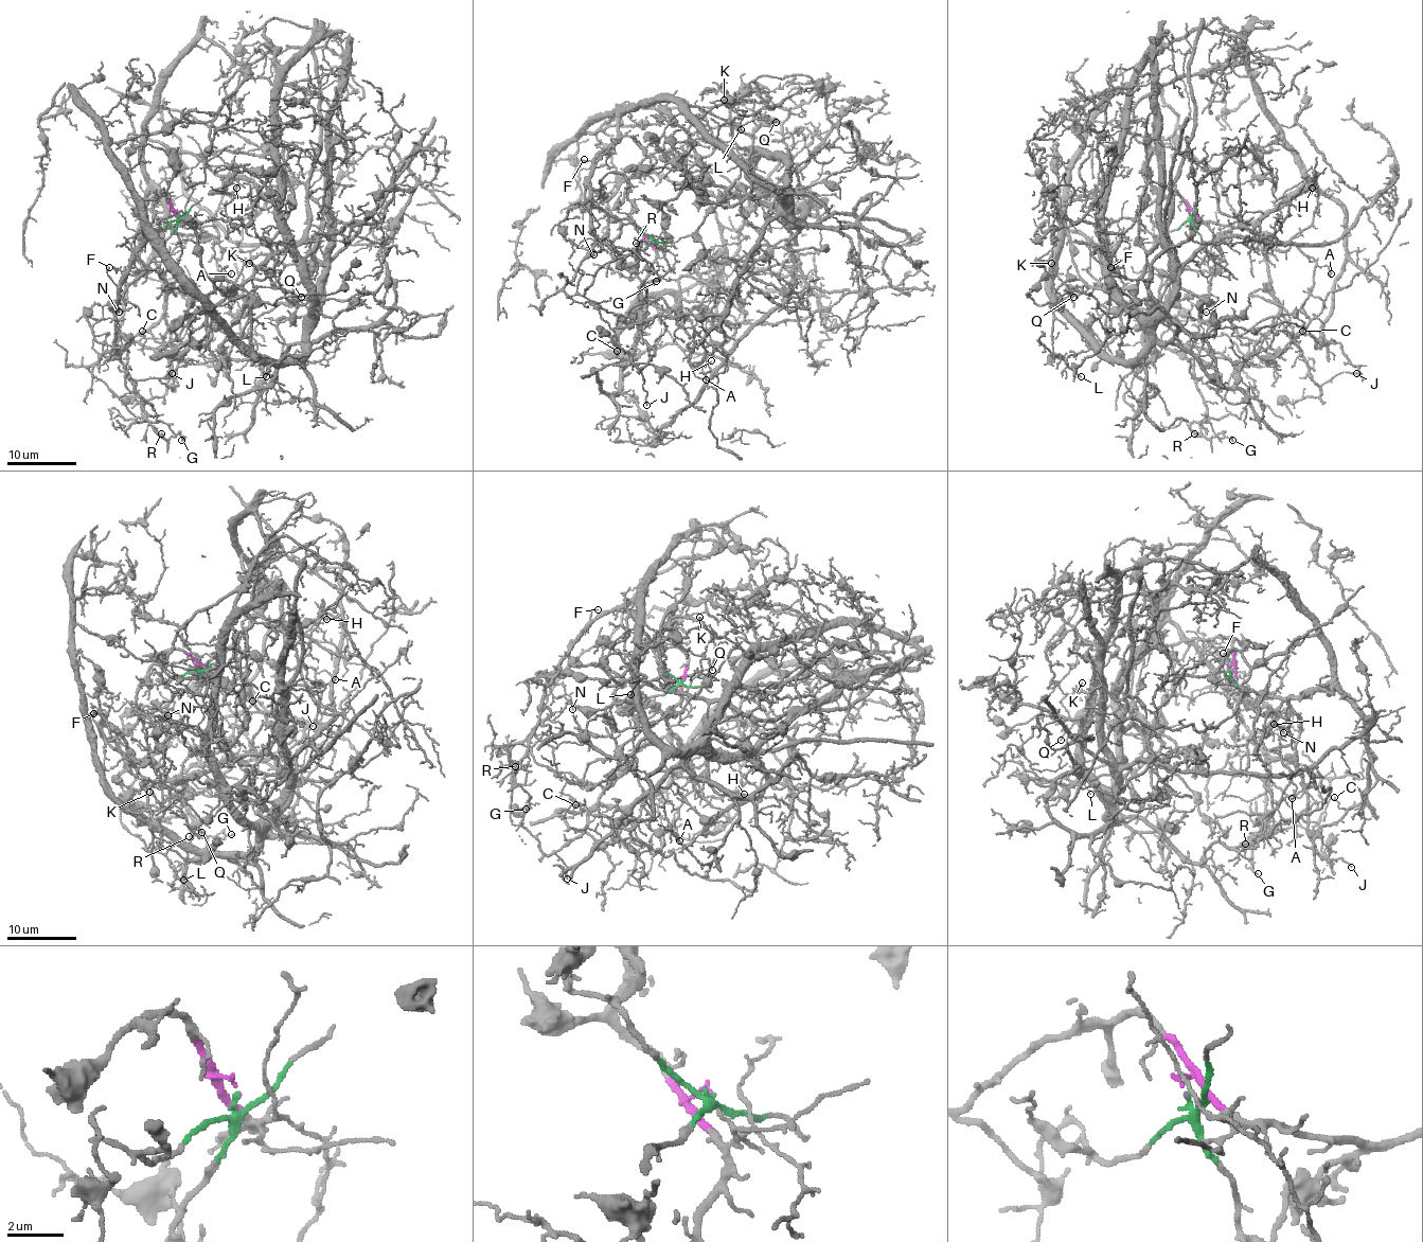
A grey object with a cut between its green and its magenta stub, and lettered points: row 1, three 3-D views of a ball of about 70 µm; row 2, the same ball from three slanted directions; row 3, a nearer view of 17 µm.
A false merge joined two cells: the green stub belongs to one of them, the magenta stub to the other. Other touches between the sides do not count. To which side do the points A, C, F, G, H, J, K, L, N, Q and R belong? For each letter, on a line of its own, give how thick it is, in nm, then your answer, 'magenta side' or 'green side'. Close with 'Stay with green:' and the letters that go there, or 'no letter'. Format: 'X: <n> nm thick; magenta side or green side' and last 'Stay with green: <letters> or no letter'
A: 130 nm thick; magenta side
C: 110 nm thick; magenta side
F: 110 nm thick; green side
G: 170 nm thick; green side
H: 120 nm thick; magenta side
J: 130 nm thick; magenta side
K: 160 nm thick; green side
L: 100 nm thick; green side
N: 90 nm thick; green side
Q: 140 nm thick; green side
R: 150 nm thick; green side
Stay with green: F, G, K, L, N, Q, R

